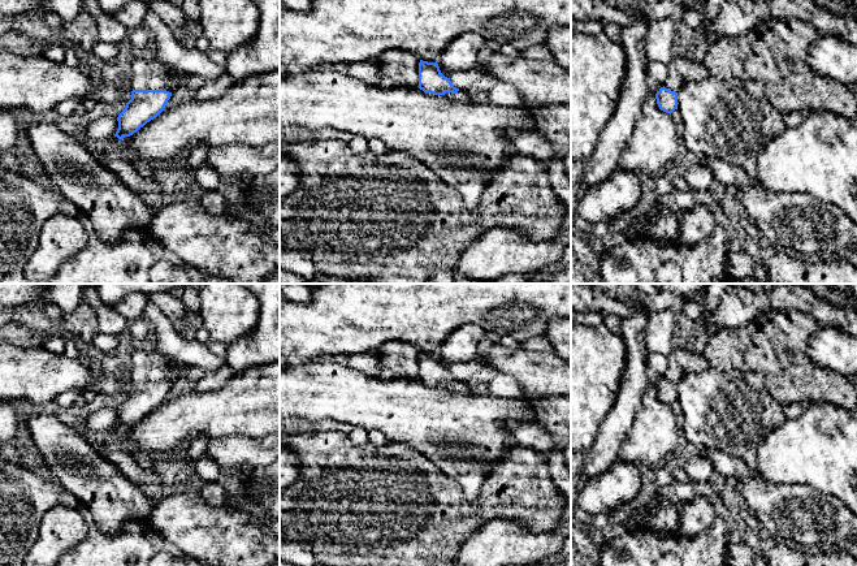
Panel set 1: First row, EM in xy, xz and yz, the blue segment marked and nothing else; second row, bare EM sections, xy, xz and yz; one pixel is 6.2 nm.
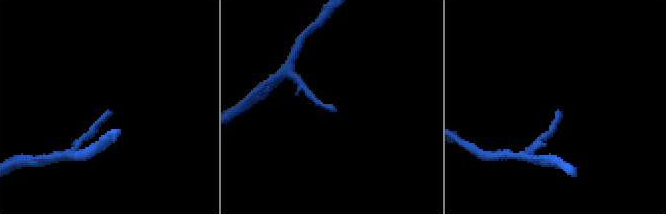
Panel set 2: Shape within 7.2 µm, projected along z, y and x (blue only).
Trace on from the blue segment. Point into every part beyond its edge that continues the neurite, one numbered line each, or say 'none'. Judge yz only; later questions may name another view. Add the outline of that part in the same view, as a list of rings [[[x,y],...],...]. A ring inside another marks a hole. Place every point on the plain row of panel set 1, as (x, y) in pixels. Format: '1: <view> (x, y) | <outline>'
1: yz (682, 361) | [[[680,342],[667,355],[667,368],[663,377],[674,384],[691,372],[700,372],[709,368],[709,363],[702,353],[694,353],[687,342]]]

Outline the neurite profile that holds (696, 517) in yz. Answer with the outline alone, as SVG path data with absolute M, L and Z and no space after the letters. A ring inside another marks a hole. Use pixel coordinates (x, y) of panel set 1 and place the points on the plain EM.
M696 496L689 502L676 502L679 514L678 533L694 537L706 532L714 523L715 504L704 496Z

